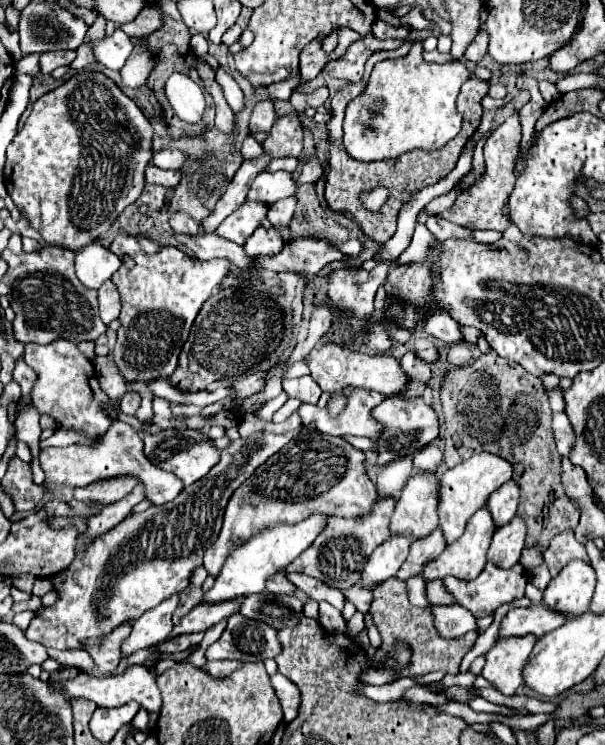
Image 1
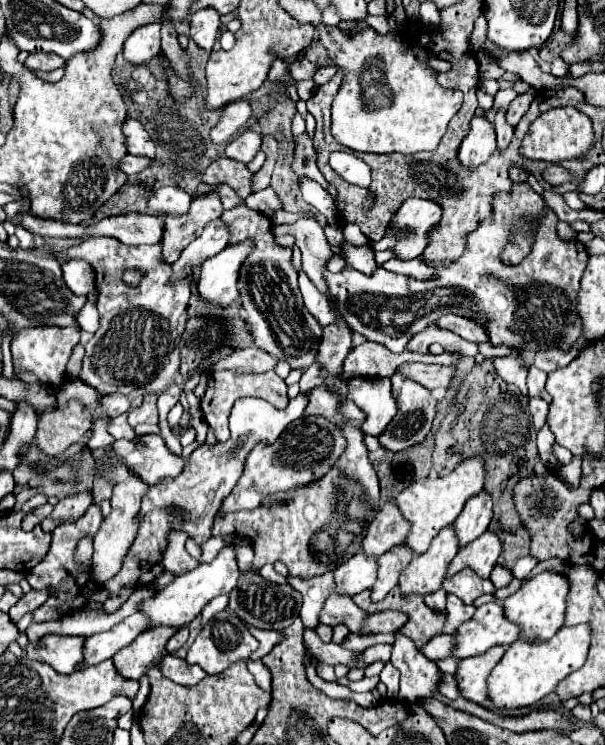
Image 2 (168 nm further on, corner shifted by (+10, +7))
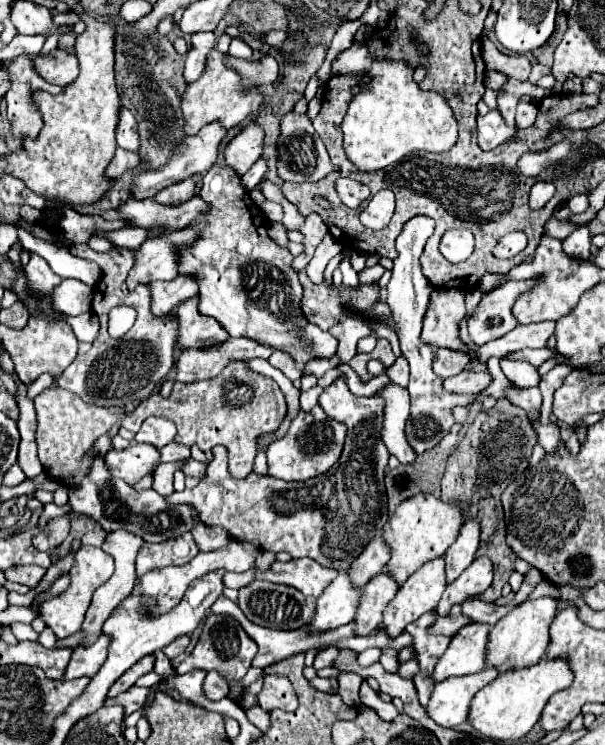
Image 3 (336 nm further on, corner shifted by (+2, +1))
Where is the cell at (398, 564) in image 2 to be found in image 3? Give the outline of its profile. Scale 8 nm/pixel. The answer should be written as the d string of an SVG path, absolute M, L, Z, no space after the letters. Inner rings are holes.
M388 572L374 576L364 586L362 604L356 614L356 634L358 636L372 634L380 626L382 612L388 606L388 602L396 596L396 592L398 592L398 582L390 578Z

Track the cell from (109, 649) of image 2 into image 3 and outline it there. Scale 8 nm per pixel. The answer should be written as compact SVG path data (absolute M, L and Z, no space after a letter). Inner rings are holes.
M102 634L94 644L76 648L72 654L72 660L66 668L66 680L70 678L80 678L80 676L94 676L100 666L106 662L108 656L108 646L110 646L110 636Z

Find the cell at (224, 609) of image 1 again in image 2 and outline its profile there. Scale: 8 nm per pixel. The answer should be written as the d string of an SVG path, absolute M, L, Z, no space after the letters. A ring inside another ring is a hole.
M154 628L140 634L132 644L122 648L112 658L118 674L122 674L122 678L138 680L144 672L150 670L150 666L154 666L156 662L160 662L160 658L166 656L164 646L174 632L176 630L172 628Z

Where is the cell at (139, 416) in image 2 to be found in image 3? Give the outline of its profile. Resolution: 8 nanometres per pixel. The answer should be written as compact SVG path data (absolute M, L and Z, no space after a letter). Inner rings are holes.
M230 362L216 378L182 384L174 382L170 398L152 394L142 400L132 416L122 420L126 430L138 432L142 422L150 416L162 416L176 424L176 442L184 446L198 444L204 452L222 444L228 448L228 470L234 478L248 476L254 466L254 456L258 452L258 436L264 432L274 432L286 416L286 402L280 386L258 372L246 368L246 362Z

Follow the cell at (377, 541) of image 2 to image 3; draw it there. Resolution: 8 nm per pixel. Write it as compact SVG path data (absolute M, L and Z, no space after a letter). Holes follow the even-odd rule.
M376 536L348 570L354 586L364 586L370 578L384 572L388 560L390 560L390 546L382 536Z

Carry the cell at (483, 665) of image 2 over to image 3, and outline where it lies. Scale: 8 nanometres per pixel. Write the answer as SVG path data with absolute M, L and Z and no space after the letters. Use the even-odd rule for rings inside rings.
M490 666L476 674L446 678L442 680L442 684L438 682L432 692L430 704L426 706L430 718L444 728L468 722L472 698L496 676L498 676L498 668Z

